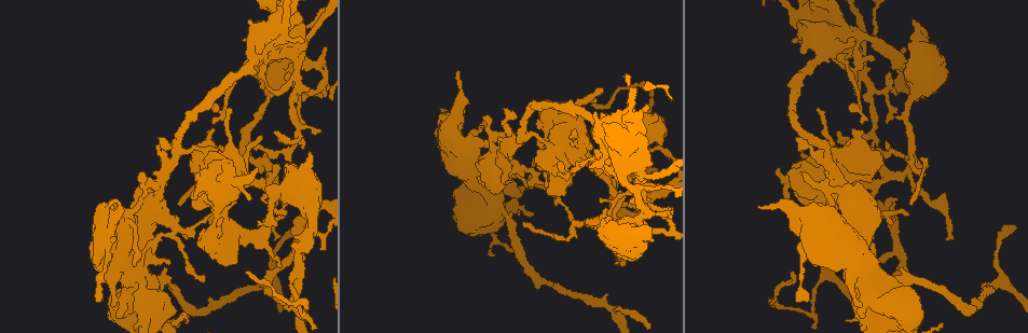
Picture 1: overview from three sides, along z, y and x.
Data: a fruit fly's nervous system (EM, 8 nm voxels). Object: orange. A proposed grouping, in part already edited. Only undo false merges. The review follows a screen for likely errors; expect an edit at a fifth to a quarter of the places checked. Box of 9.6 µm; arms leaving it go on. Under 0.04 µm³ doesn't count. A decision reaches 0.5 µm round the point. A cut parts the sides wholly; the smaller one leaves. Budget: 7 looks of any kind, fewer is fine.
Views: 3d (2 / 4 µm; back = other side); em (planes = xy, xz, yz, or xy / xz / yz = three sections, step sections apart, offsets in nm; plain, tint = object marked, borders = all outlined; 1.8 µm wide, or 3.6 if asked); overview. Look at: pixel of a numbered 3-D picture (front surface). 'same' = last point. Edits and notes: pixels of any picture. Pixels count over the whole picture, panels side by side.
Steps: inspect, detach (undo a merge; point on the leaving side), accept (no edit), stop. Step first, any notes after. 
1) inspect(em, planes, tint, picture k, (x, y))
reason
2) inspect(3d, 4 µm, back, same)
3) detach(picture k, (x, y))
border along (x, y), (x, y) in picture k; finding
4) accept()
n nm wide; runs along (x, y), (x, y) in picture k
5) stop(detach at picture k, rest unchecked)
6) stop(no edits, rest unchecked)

inspect(em, 3.6 µm, xy, step 16, tint, picture 1, (851, 50))
four or more arms meet

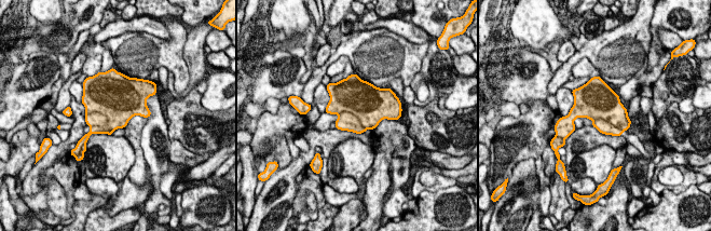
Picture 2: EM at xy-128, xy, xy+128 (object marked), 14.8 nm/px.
inspect(em, 3.6 µm, planes, tint, same)
another direction

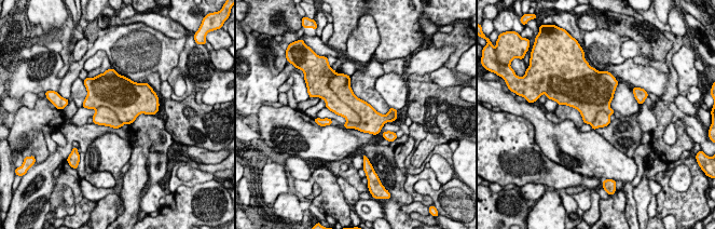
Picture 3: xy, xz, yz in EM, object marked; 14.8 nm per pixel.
detach(picture 3, (333, 104))
border along (329, 88), (359, 117), (358, 123) in picture 3; two neurons meet here

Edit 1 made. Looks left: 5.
inspect(overview)

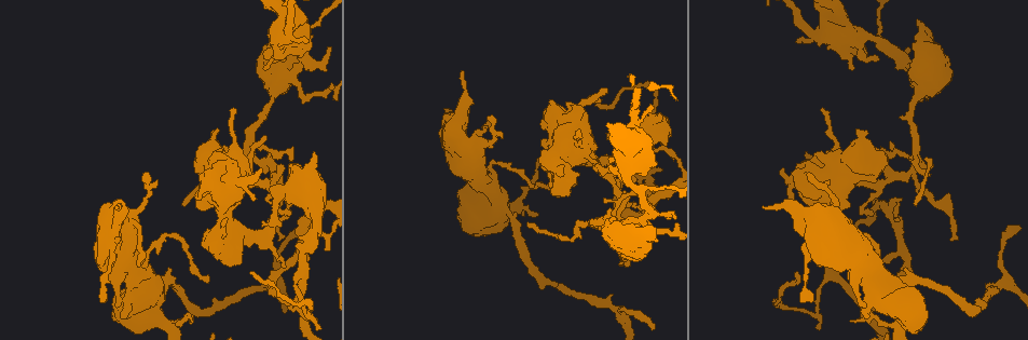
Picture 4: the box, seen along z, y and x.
inspect(3d, 2 µm, back, picture 4, (913, 172))
branch point

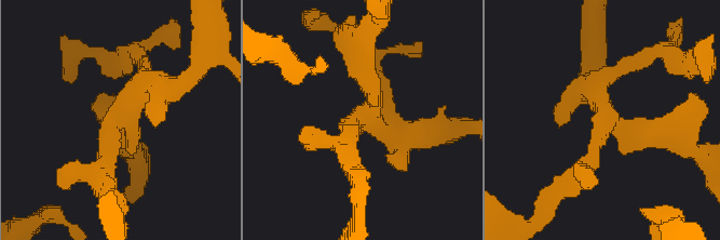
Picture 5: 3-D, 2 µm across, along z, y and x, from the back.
inspect(em, planes, borders, picture 5, (124, 119))

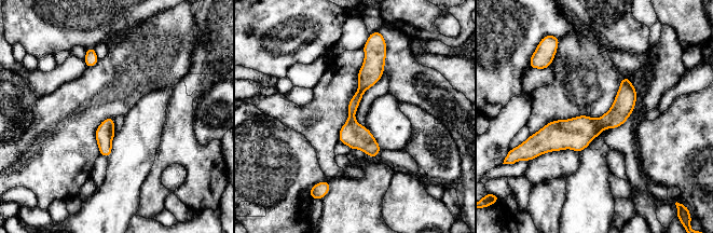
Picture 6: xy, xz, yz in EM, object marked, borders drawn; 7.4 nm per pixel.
accept()
runs along (632, 90), (598, 125), (535, 137) in picture 6; all the same neuron

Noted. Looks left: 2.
stop(detach at picture 3, rest unchecked)

